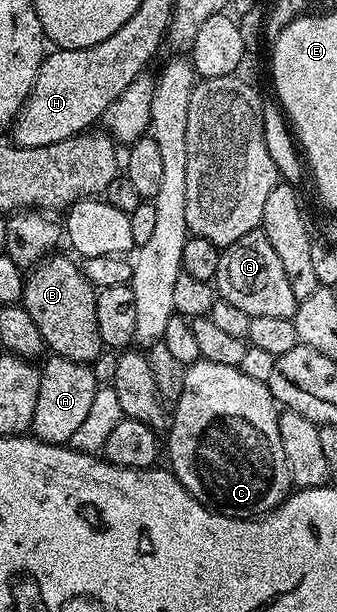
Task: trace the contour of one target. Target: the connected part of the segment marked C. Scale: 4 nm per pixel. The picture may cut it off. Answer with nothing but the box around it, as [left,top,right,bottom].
[166,360,293,518]

